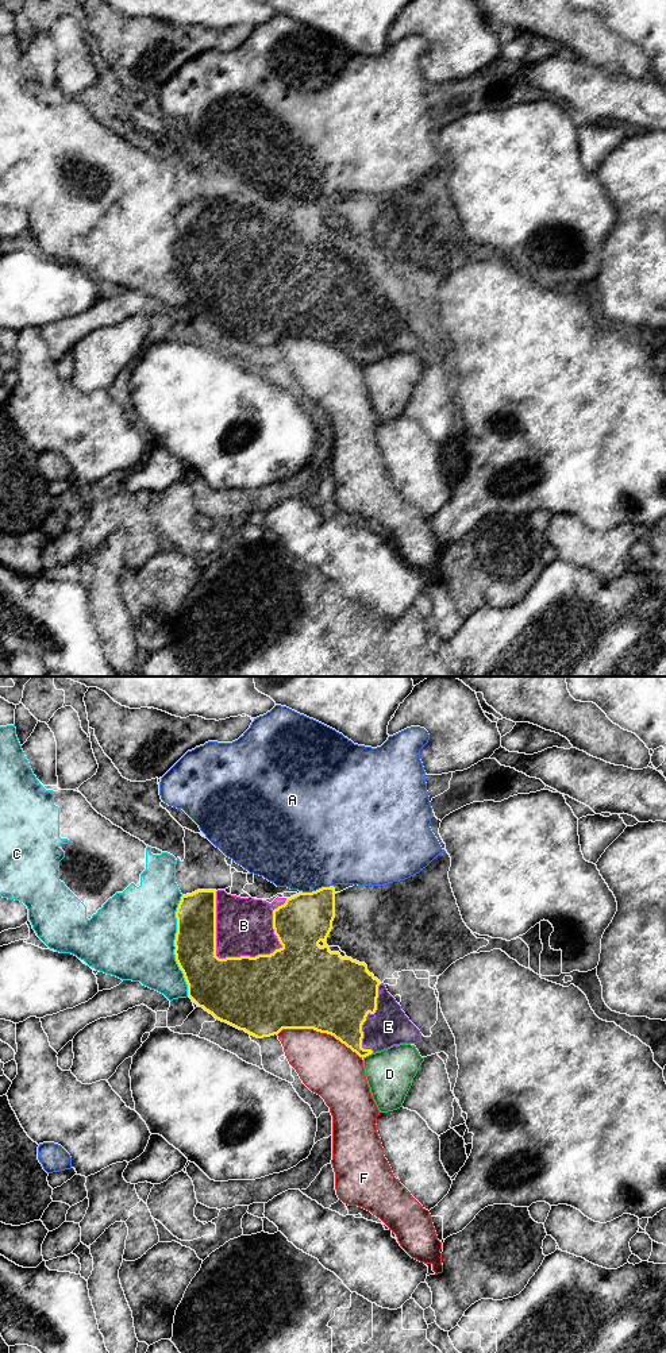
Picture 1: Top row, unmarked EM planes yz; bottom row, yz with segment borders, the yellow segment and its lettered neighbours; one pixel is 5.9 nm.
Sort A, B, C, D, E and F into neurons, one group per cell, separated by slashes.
A / B E / C / D / F

